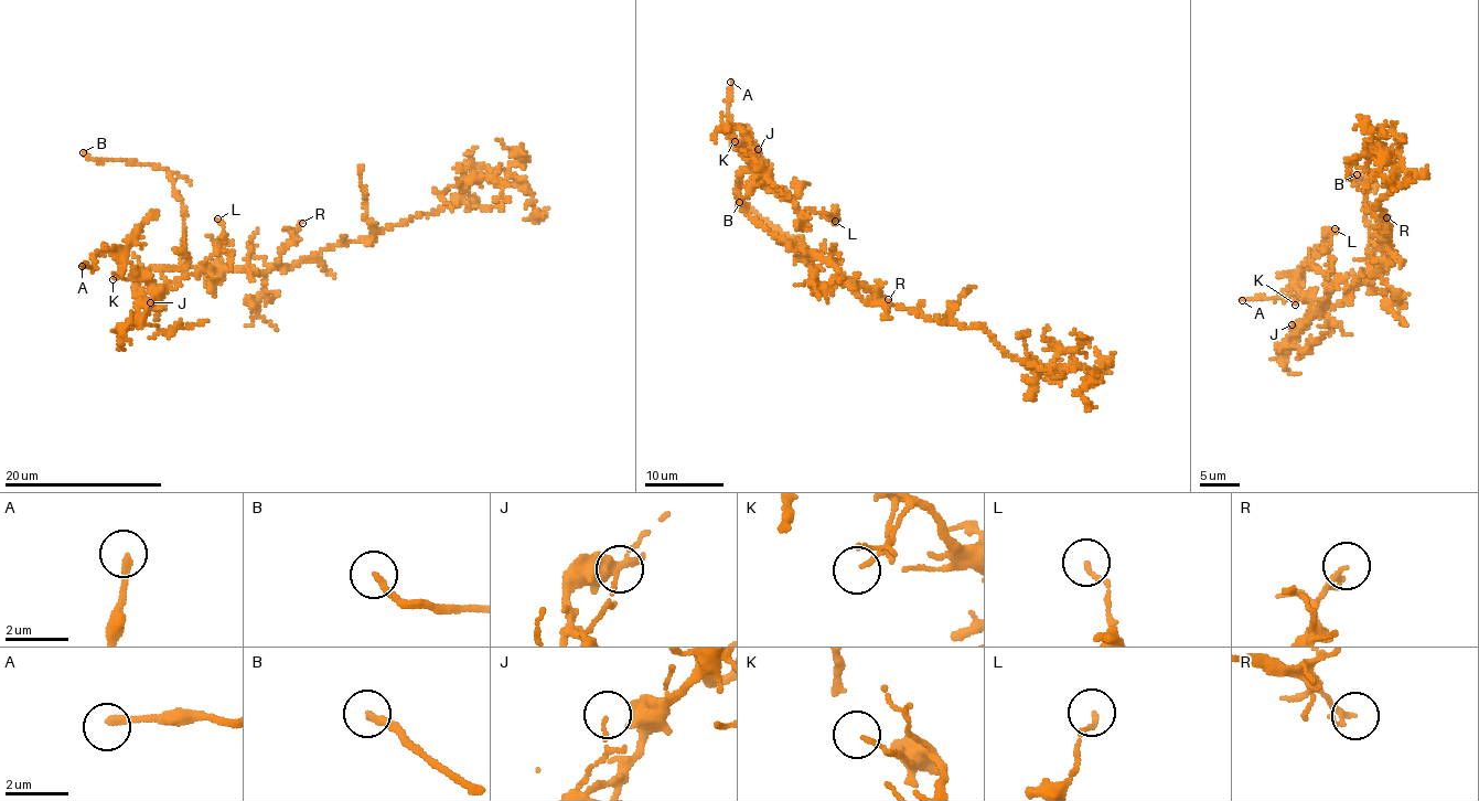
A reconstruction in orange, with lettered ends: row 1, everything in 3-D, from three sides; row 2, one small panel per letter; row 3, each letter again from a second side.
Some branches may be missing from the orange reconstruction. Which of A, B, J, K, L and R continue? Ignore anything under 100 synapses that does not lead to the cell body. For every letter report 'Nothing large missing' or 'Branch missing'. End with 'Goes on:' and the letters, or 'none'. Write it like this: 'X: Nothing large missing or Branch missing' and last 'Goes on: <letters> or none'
A: Nothing large missing
B: Branch missing
J: Nothing large missing
K: Nothing large missing
L: Nothing large missing
R: Nothing large missing
Goes on: B

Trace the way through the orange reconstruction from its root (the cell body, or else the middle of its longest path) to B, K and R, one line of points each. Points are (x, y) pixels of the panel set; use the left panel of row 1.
B: (277, 267), (261, 273), (185, 266), (180, 260), (183, 202), (169, 173), (142, 163), (95, 160), (83, 152)
K: (277, 267), (261, 273), (150, 268), (142, 271), (135, 286), (138, 296), (157, 286), (124, 259), (113, 279)
R: (277, 267), (281, 249), (302, 223)

